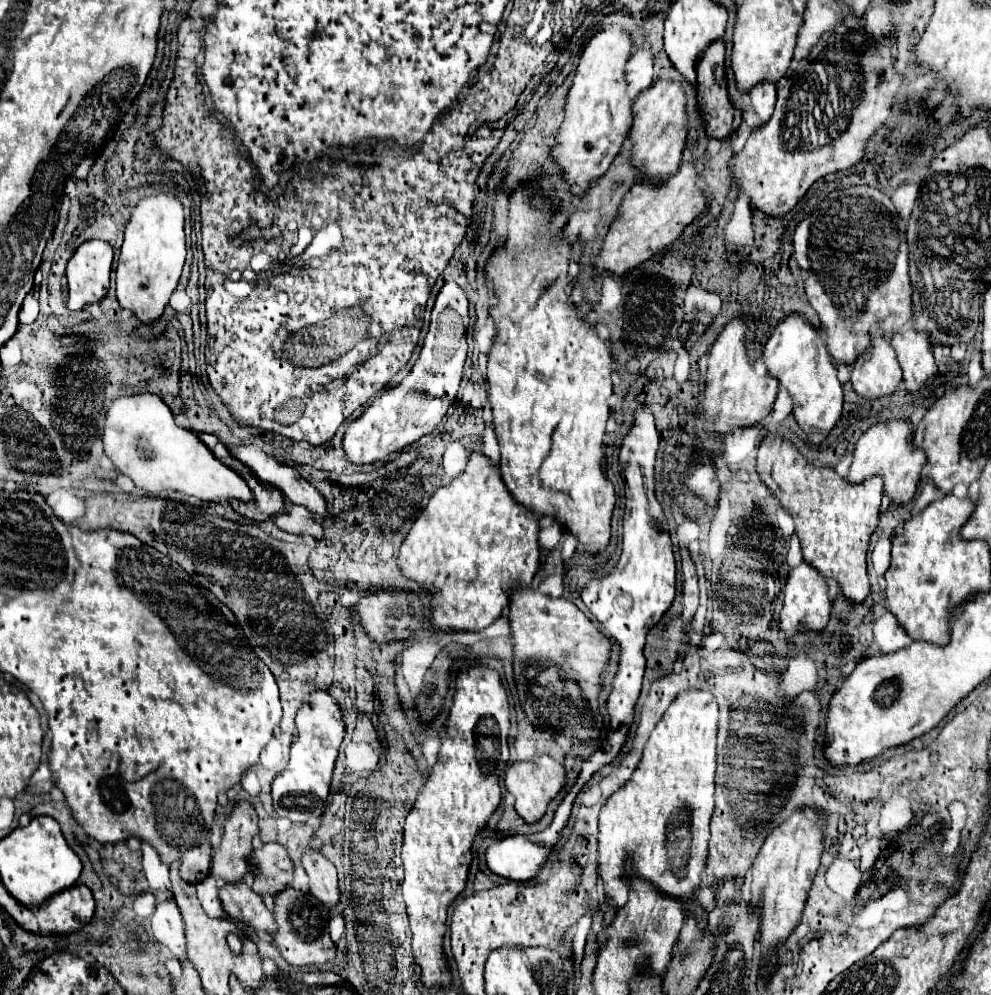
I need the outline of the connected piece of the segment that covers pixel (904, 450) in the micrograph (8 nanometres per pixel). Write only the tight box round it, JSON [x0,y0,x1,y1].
[847,419,925,507]

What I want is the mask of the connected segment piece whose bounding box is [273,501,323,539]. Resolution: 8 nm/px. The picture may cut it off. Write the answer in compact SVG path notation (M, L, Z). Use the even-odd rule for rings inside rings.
M287 501L289 513L287 515L277 515L273 521L277 523L279 529L291 533L291 535L311 535L315 539L323 537L323 527L321 523L311 515L311 511L307 511L305 507L293 505ZM319 527L319 531L317 531Z

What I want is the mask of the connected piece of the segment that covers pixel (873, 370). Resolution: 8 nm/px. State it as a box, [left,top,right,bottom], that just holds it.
[851,329,901,399]

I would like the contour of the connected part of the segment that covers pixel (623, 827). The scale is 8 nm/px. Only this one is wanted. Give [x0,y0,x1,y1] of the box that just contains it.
[597,689,717,931]

